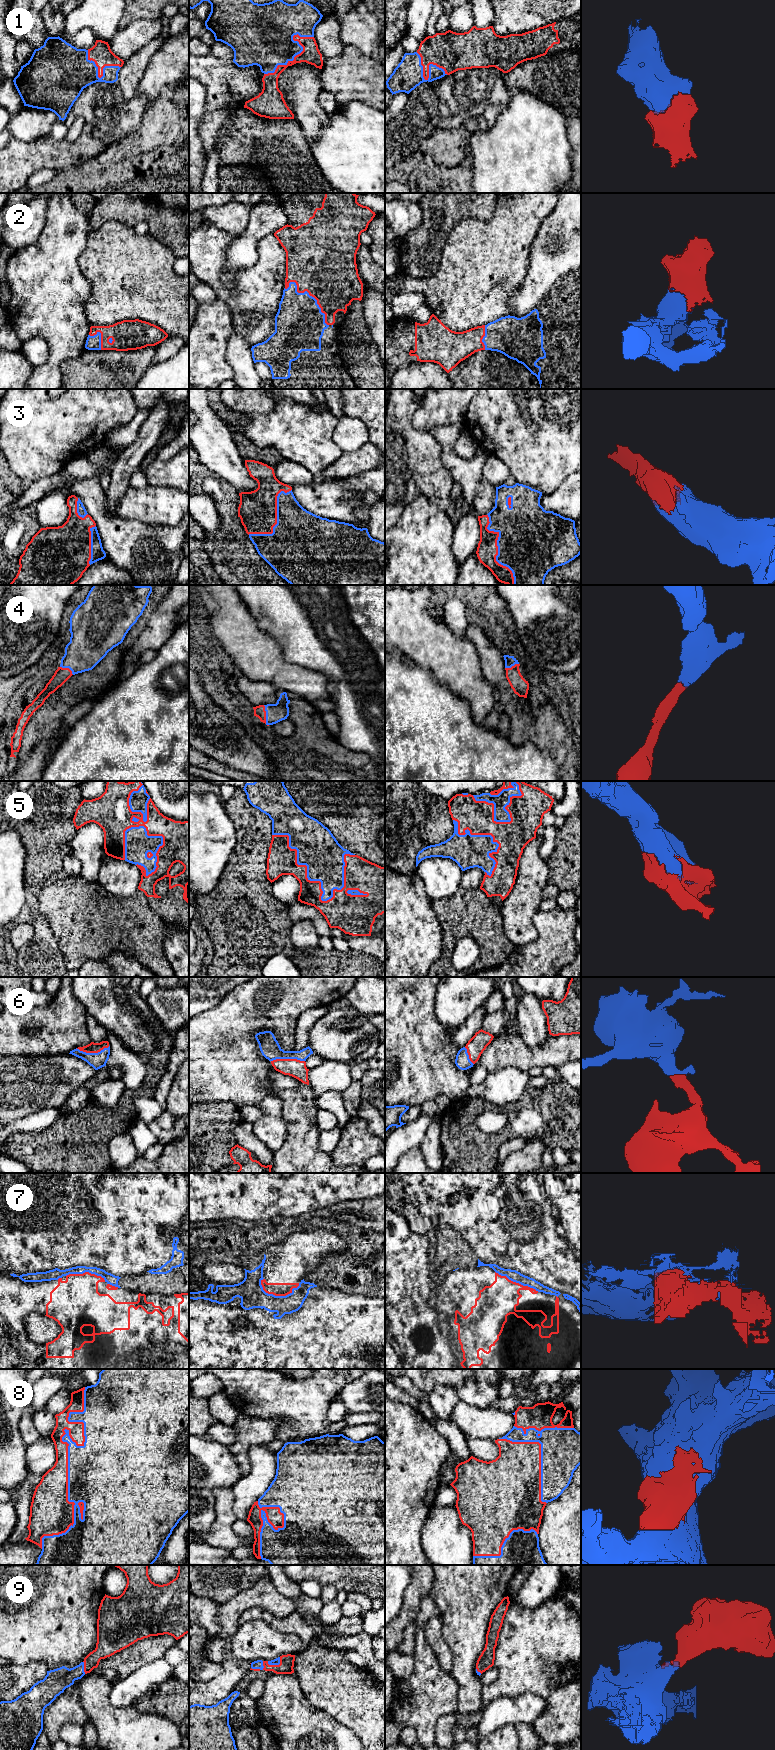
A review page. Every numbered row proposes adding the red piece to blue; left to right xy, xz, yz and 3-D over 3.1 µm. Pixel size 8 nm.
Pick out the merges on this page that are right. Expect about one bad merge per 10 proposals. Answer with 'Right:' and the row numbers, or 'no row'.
Right: 1, 2, 3, 4, 5, 6, 8, 9

